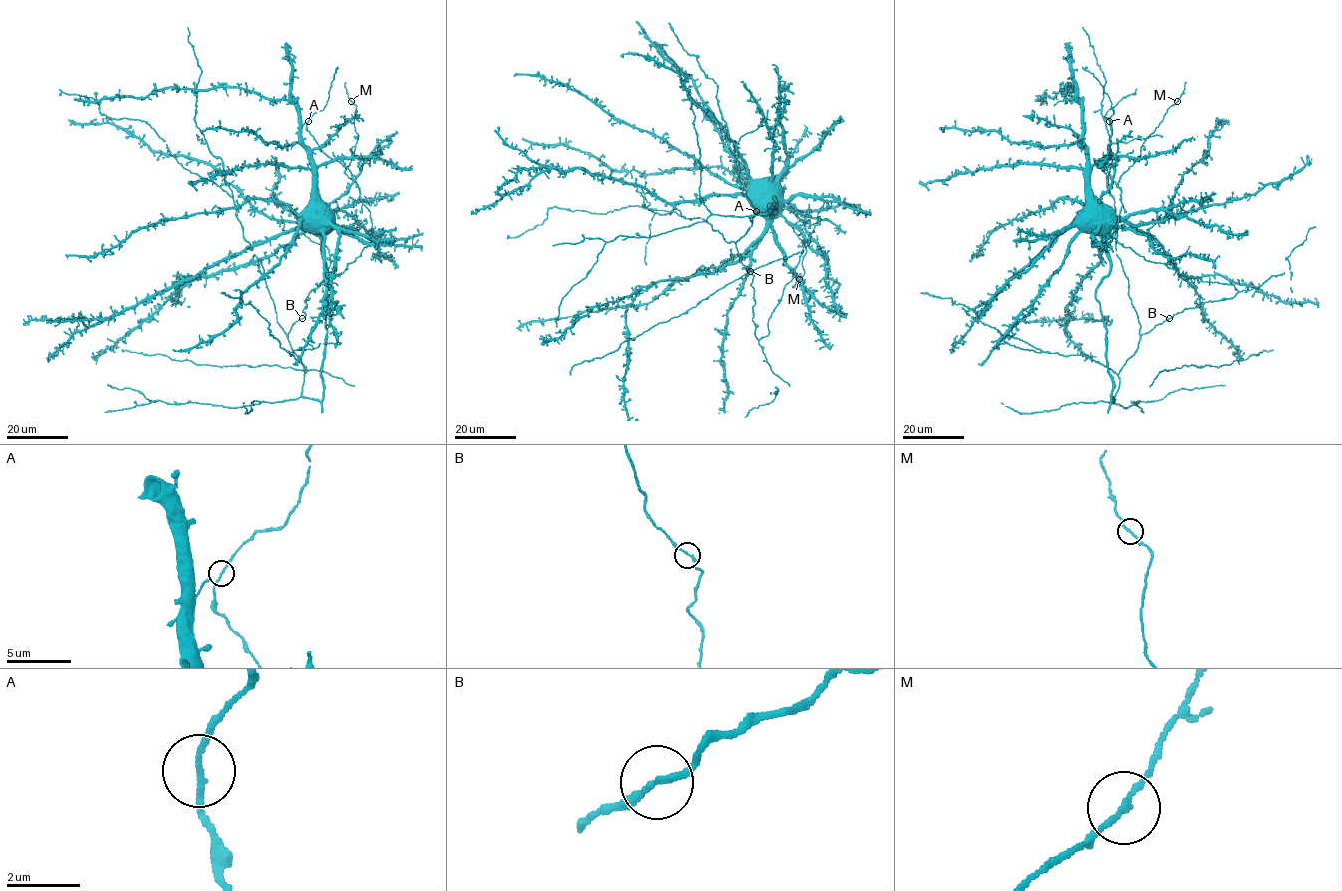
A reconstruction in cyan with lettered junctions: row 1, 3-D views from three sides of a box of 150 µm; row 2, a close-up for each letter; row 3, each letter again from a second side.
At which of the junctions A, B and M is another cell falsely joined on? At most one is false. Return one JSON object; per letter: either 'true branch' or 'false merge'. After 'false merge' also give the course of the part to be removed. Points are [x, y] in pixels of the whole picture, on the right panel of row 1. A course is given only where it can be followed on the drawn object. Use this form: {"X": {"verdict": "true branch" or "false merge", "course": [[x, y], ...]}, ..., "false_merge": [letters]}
{"A": {"verdict": "true branch"}, "B": {"verdict": "true branch"}, "M": {"verdict": "true branch"}, "false_merge": []}

